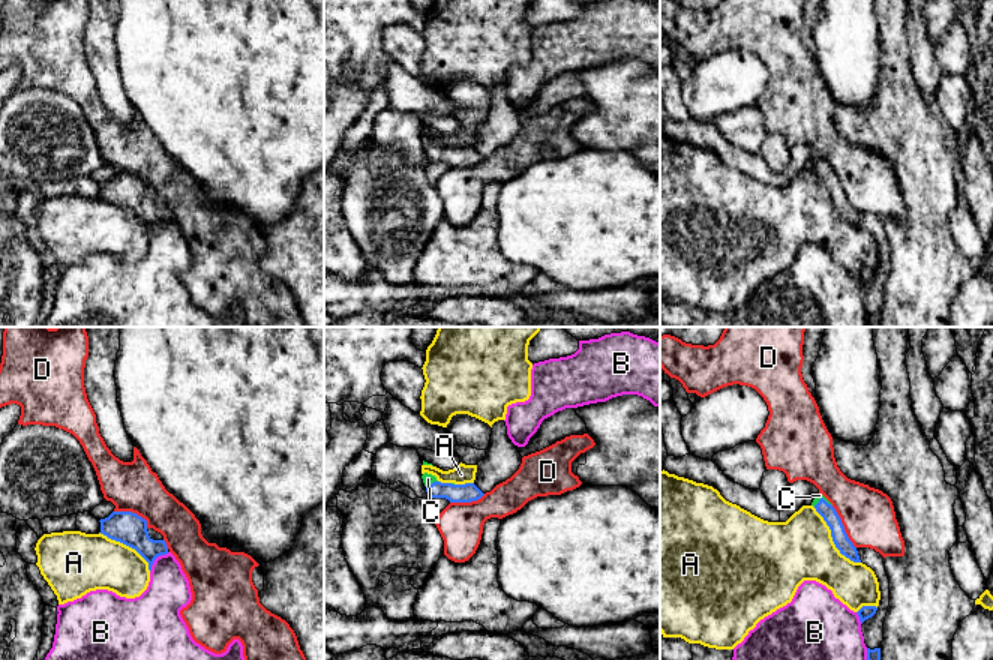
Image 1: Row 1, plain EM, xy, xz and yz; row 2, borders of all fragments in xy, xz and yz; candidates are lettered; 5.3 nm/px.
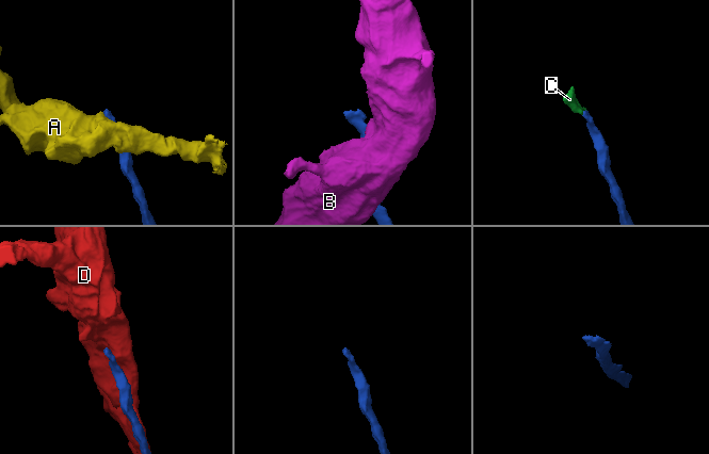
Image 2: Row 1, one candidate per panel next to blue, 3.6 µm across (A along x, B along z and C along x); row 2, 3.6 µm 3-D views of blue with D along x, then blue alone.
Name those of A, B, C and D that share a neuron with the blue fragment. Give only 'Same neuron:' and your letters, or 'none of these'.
Same neuron: C

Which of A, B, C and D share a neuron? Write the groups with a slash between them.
A / B / C / D

